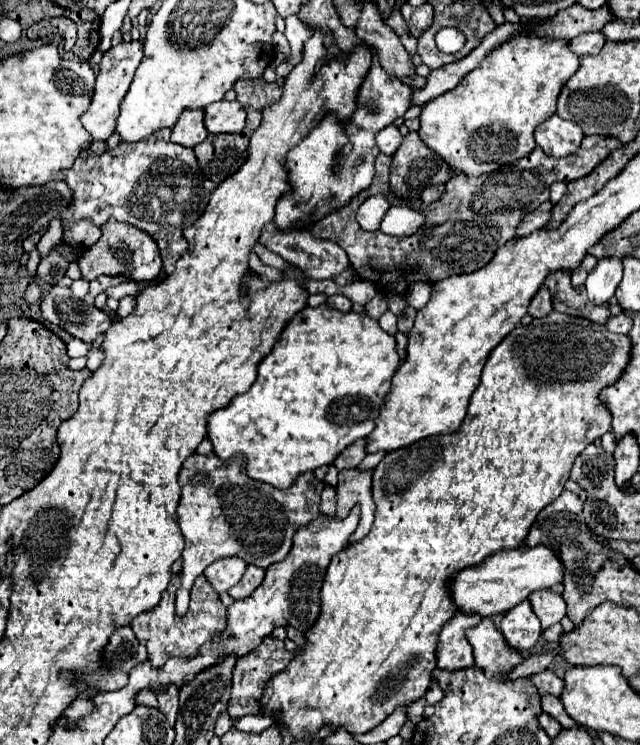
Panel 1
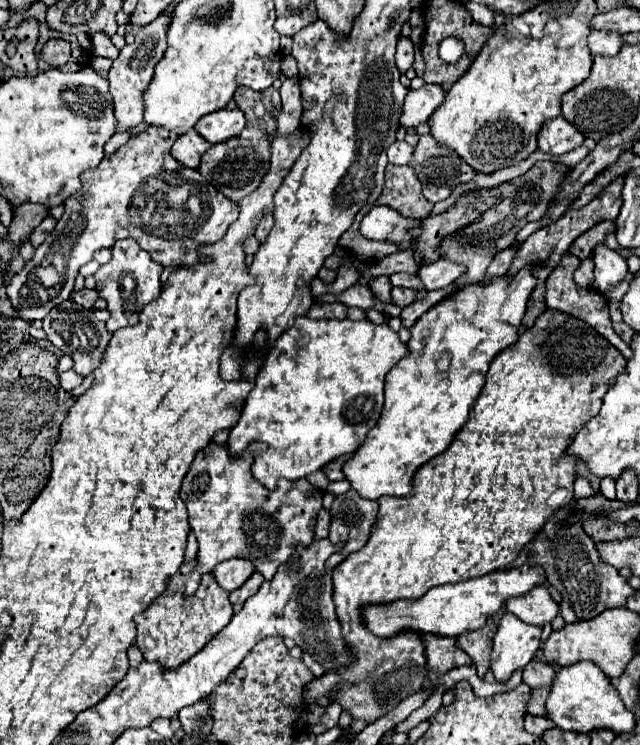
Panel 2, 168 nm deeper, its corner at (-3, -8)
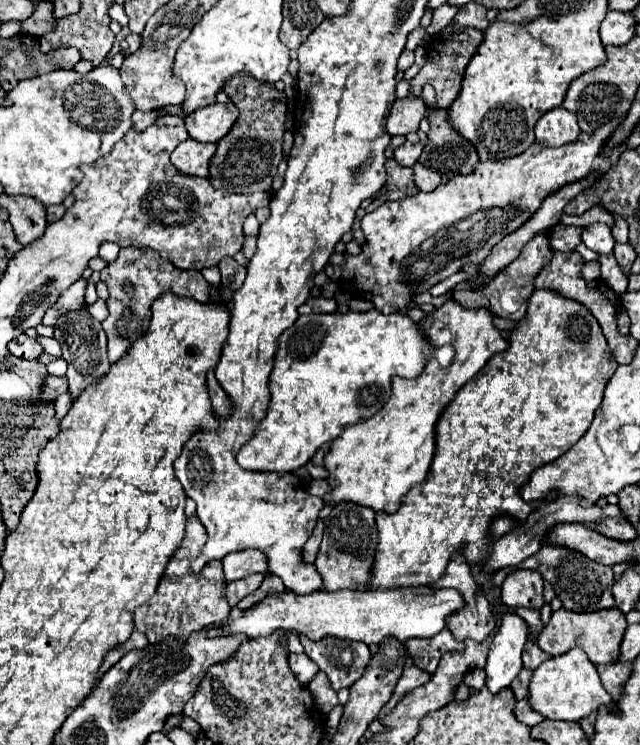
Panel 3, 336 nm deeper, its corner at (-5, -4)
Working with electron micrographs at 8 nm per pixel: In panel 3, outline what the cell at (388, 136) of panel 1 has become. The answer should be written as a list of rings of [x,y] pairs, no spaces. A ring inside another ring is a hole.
[[[404,142],[396,152],[394,152],[394,160],[400,166],[414,166],[418,162],[418,156],[422,152],[422,144],[412,144],[412,142]]]

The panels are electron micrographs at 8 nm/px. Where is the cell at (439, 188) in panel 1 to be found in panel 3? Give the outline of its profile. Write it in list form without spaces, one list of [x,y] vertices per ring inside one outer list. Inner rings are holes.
[[[418,162],[412,170],[414,170],[414,178],[416,178],[414,184],[416,184],[420,190],[432,190],[432,188],[436,188],[436,186],[440,184],[440,176],[438,176],[434,170],[422,166],[420,162]]]

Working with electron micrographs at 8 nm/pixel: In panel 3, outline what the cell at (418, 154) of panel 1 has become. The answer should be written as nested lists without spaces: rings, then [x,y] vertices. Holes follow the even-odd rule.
[[[429,84],[424,86],[422,97],[429,106],[428,122],[430,122],[430,134],[428,134],[428,142],[426,142],[426,146],[424,146],[424,152],[422,152],[422,156],[420,156],[420,164],[424,164],[424,166],[436,170],[436,172],[442,176],[444,182],[450,180],[450,178],[454,178],[454,176],[458,176],[458,174],[468,174],[468,172],[472,172],[474,166],[476,166],[478,160],[480,160],[476,148],[474,148],[460,132],[456,132],[456,130],[452,128],[452,124],[448,124],[448,112],[446,112],[446,110],[433,106],[436,95],[432,86]]]

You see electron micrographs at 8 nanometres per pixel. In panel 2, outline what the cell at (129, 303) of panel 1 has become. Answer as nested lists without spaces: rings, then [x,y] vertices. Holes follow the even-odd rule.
[[[128,238],[128,240],[116,240],[116,244],[112,246],[112,260],[104,266],[100,266],[94,274],[96,278],[96,290],[100,292],[100,296],[108,302],[108,310],[110,310],[110,320],[106,322],[106,328],[110,332],[116,332],[118,328],[124,326],[132,326],[138,322],[138,314],[140,310],[150,302],[158,298],[160,292],[160,274],[162,274],[162,266],[156,264],[146,250],[142,250],[136,240]]]

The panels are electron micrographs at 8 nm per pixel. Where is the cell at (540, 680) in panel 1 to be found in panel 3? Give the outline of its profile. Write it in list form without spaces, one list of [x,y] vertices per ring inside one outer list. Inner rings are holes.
[[[528,642],[524,652],[522,652],[522,660],[524,660],[524,666],[530,668],[530,670],[536,670],[544,660],[548,660],[550,656],[546,652],[542,652],[534,642]]]

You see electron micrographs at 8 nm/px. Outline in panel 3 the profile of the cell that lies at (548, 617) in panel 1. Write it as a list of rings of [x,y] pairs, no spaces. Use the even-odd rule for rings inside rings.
[[[512,570],[504,582],[502,582],[502,602],[508,608],[542,608],[544,600],[542,600],[542,586],[544,580],[538,572],[534,570]]]

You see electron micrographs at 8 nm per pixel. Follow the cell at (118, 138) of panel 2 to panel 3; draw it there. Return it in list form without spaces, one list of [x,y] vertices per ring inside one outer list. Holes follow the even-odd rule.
[[[156,108],[156,110],[150,110],[150,112],[142,112],[142,110],[136,110],[132,120],[134,120],[134,130],[144,130],[148,128],[150,124],[154,124],[154,120],[158,120],[160,116],[164,116],[164,108]]]

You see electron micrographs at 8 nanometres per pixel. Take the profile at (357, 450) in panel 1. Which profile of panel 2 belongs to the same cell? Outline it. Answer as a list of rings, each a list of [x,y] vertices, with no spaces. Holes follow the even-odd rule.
[[[340,456],[340,458],[332,460],[332,462],[328,462],[328,464],[322,468],[322,472],[324,472],[330,480],[344,480],[344,470],[342,470],[342,466],[344,466],[344,462],[346,462],[348,458],[350,458],[350,456]]]

